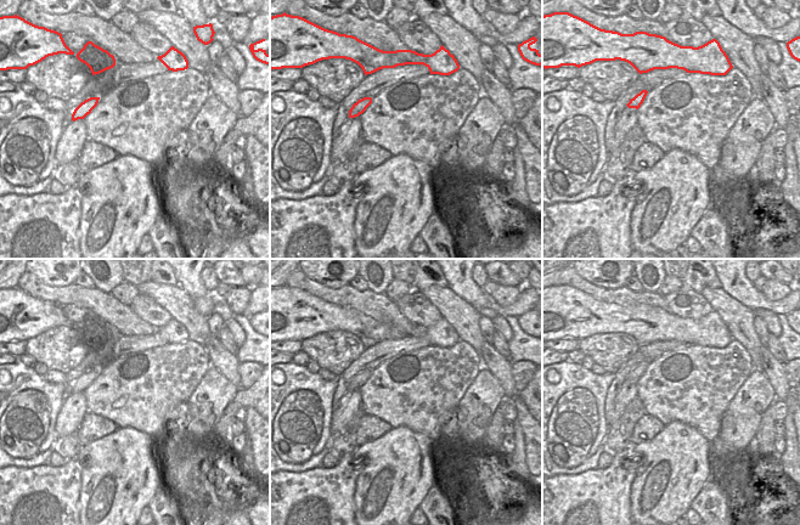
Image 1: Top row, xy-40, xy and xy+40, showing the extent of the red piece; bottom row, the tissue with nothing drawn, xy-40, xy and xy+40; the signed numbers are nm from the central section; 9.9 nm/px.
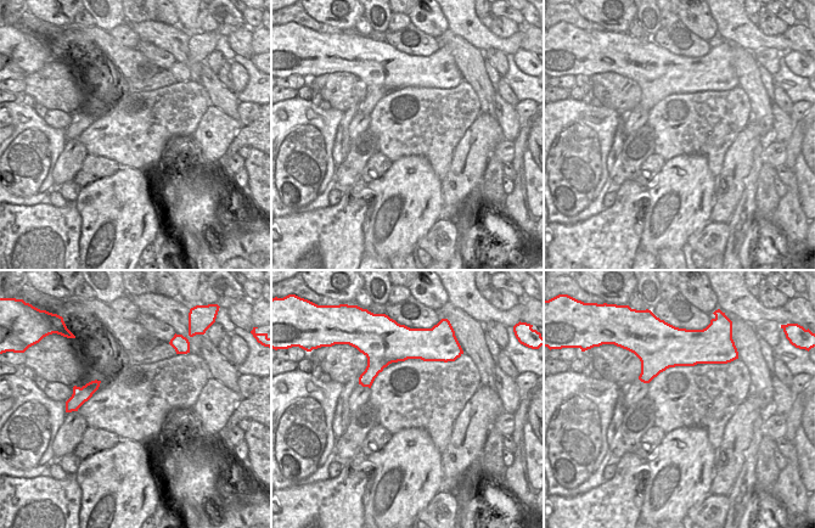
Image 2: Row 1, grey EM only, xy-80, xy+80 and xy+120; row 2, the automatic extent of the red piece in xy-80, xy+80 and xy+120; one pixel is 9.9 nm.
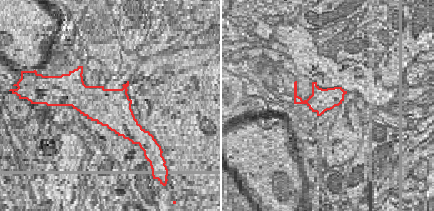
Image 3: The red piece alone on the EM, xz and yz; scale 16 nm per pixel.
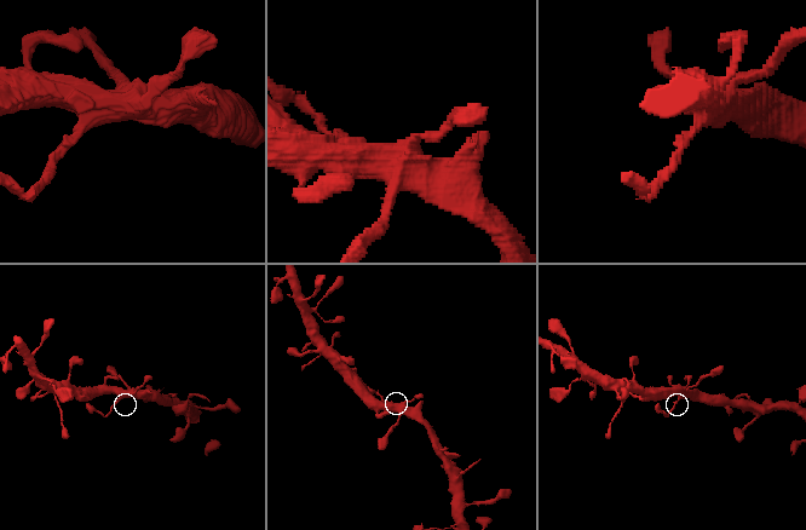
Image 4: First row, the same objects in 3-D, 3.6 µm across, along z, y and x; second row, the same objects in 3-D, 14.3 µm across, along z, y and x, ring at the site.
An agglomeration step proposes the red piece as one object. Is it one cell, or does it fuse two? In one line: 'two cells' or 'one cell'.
one cell

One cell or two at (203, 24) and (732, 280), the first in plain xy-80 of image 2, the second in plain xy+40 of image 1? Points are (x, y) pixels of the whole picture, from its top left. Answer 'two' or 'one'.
two

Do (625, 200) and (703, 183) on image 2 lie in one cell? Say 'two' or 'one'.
two

